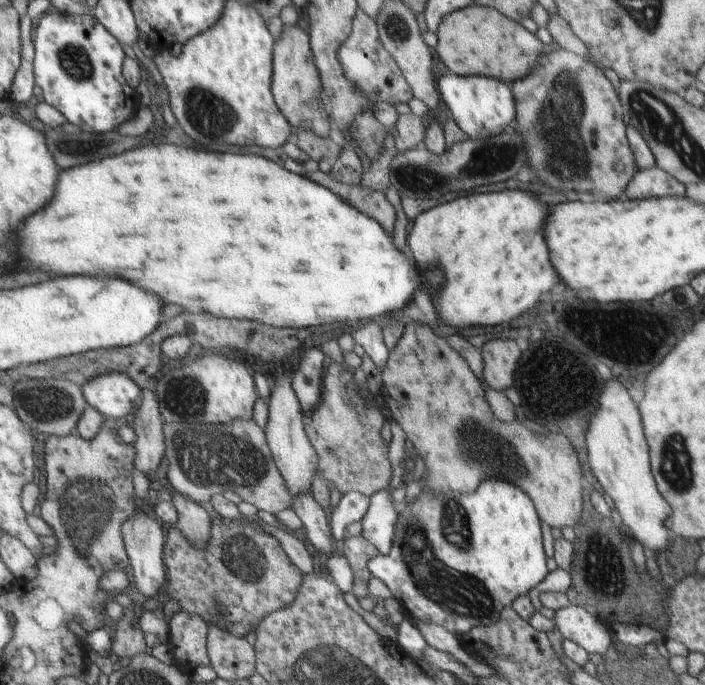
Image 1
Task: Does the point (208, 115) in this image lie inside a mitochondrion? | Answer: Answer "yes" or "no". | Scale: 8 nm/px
yes

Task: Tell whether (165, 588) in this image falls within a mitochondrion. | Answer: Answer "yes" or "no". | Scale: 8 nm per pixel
no

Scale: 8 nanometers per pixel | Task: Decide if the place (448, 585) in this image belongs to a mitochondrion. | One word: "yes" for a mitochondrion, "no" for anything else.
yes

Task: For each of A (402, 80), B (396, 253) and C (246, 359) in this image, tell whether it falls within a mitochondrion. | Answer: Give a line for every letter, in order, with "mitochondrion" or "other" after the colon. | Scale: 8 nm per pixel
A: other
B: other
C: other

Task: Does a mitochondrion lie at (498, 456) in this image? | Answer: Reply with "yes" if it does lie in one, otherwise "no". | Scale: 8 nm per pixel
yes

